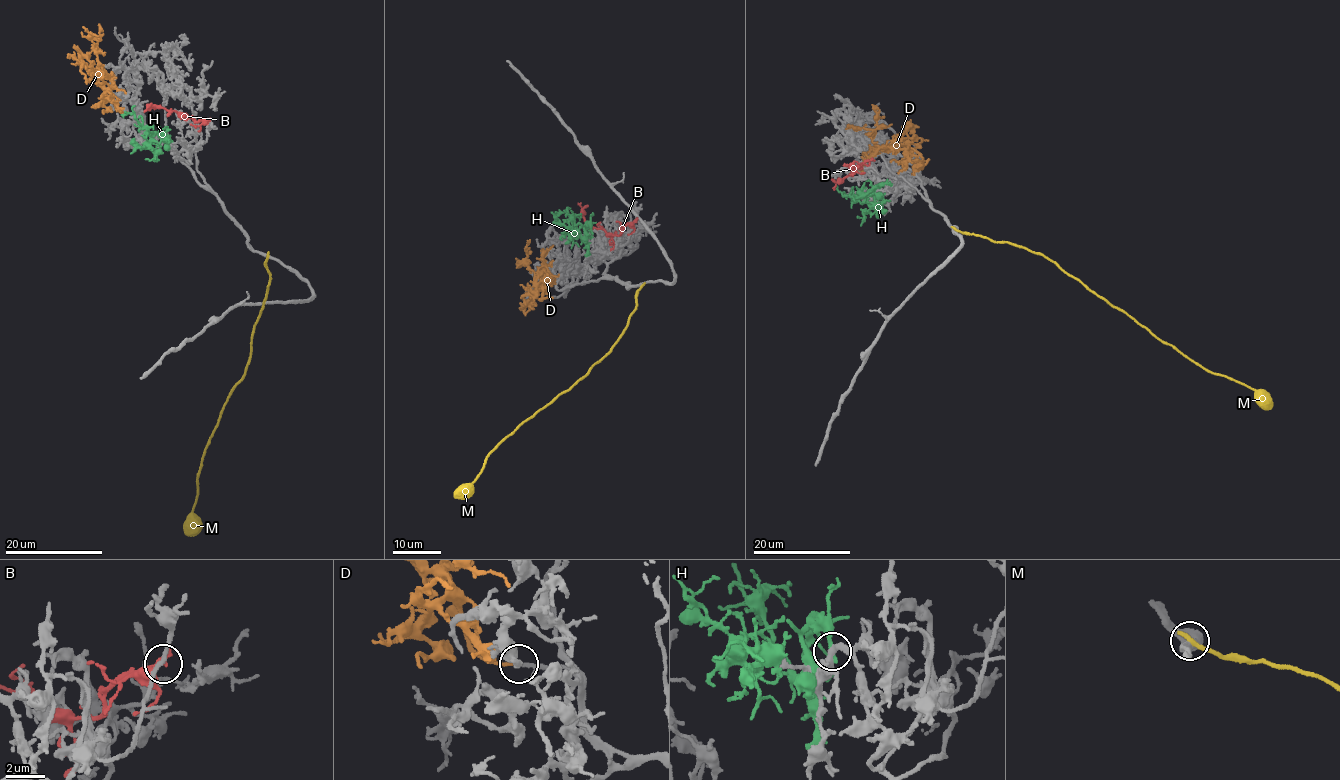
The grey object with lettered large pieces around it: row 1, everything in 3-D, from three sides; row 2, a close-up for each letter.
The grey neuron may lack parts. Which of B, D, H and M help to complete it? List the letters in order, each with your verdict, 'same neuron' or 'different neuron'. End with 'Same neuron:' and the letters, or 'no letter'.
B: different neuron
D: same neuron
H: different neuron
M: different neuron
Same neuron: D

